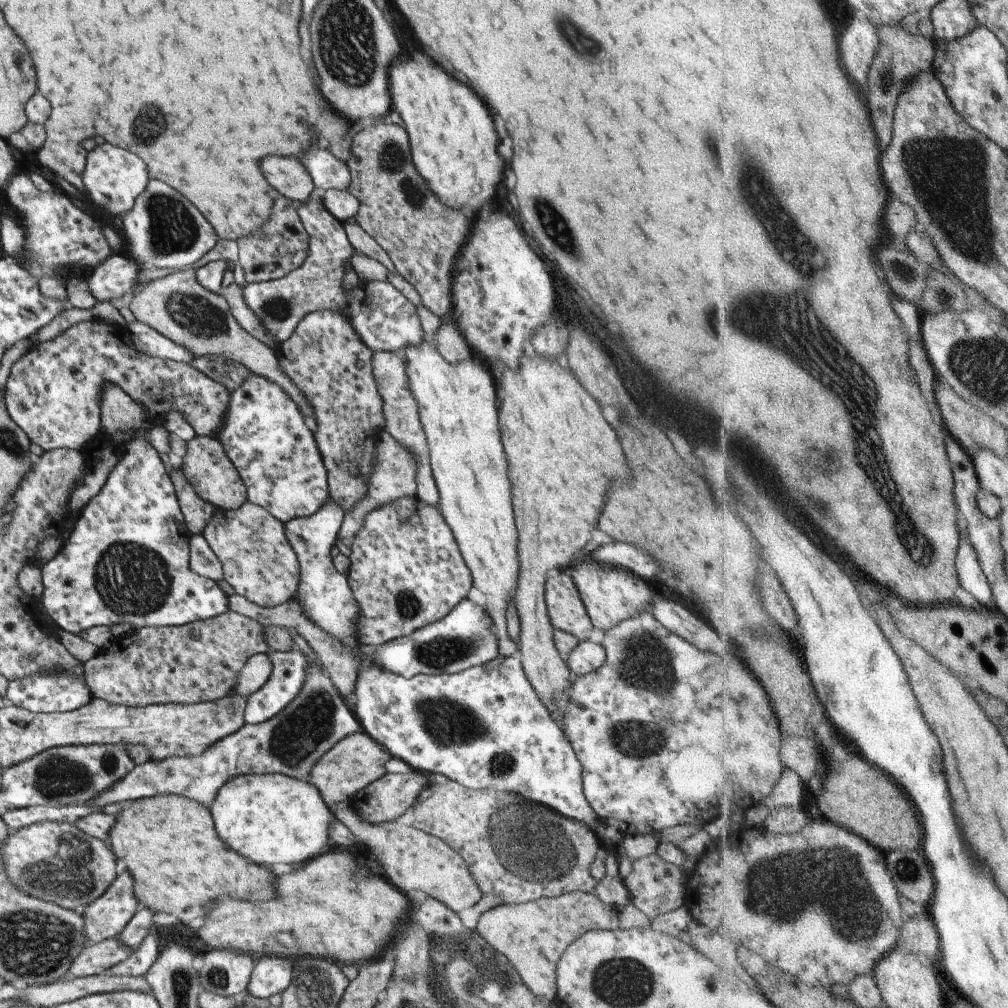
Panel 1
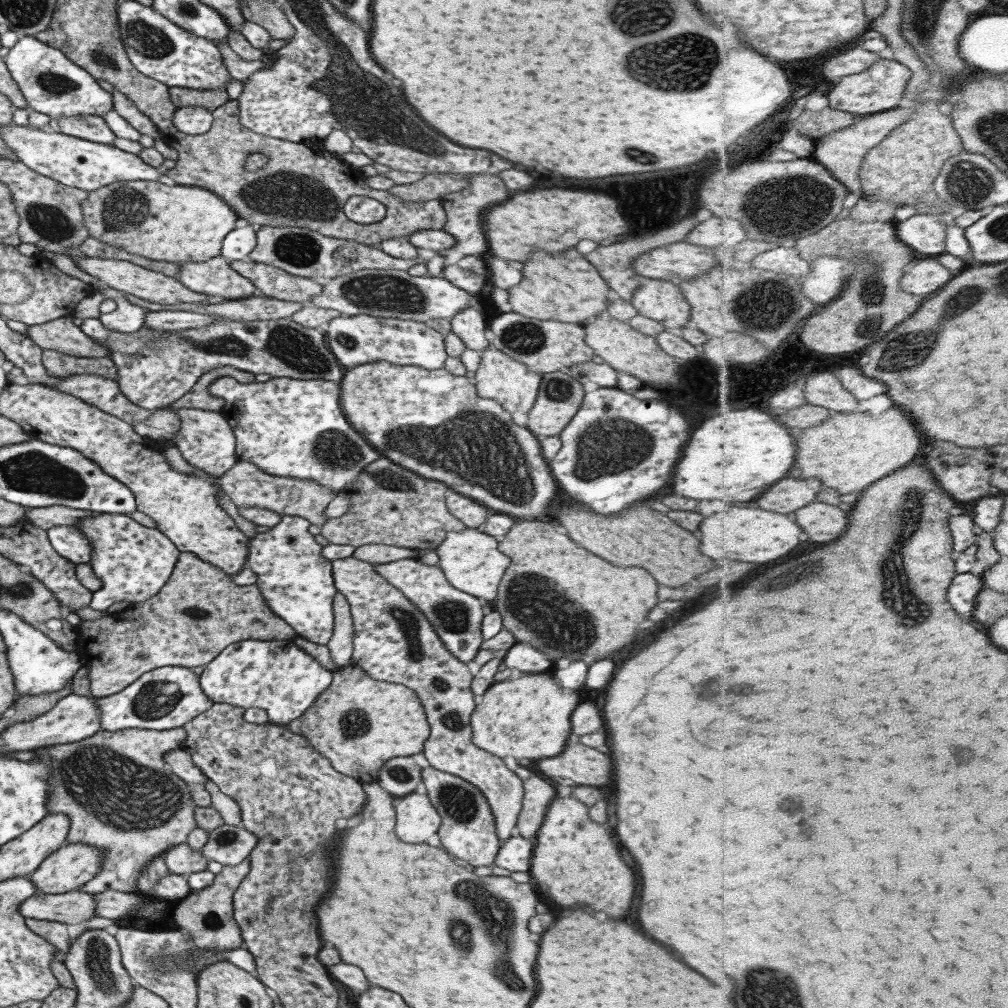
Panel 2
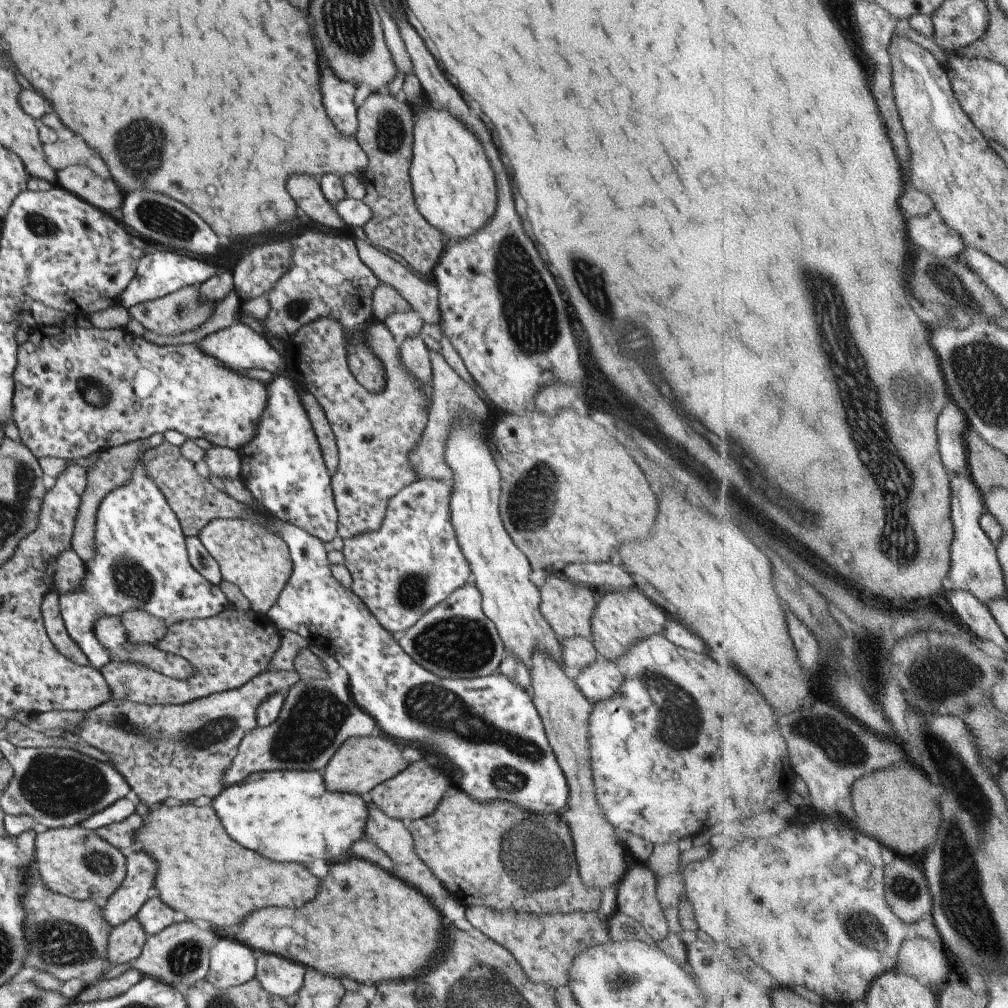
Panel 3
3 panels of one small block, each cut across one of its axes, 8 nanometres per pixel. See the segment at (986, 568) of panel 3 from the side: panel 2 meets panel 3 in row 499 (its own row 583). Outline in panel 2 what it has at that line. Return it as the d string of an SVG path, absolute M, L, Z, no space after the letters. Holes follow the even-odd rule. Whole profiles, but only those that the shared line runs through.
M982 570L978 572L958 573L951 583L949 600L953 608L963 616L963 620L971 620L978 605L979 593L984 589Z

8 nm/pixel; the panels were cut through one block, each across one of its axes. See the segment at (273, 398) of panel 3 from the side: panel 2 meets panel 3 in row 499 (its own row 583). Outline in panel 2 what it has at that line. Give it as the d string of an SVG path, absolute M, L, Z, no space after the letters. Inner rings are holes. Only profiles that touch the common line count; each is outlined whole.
M281 516L277 525L249 539L245 566L257 576L255 586L271 612L299 637L326 646L332 634L332 600L336 590L330 561L323 558L322 546L307 531L309 524L305 518Z

